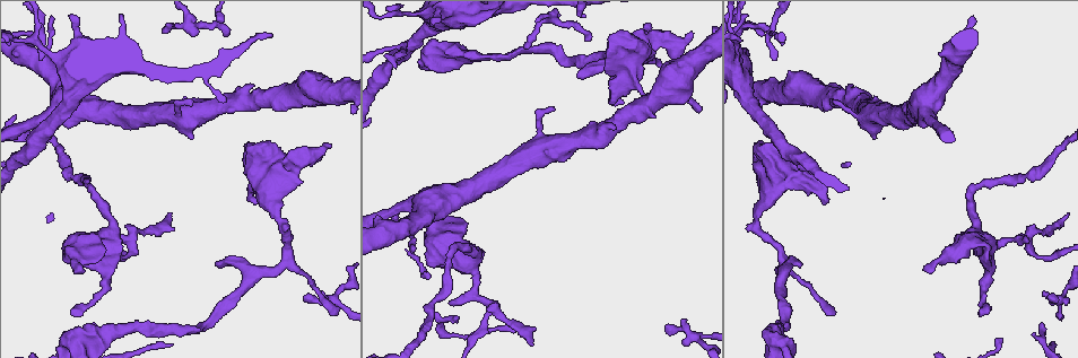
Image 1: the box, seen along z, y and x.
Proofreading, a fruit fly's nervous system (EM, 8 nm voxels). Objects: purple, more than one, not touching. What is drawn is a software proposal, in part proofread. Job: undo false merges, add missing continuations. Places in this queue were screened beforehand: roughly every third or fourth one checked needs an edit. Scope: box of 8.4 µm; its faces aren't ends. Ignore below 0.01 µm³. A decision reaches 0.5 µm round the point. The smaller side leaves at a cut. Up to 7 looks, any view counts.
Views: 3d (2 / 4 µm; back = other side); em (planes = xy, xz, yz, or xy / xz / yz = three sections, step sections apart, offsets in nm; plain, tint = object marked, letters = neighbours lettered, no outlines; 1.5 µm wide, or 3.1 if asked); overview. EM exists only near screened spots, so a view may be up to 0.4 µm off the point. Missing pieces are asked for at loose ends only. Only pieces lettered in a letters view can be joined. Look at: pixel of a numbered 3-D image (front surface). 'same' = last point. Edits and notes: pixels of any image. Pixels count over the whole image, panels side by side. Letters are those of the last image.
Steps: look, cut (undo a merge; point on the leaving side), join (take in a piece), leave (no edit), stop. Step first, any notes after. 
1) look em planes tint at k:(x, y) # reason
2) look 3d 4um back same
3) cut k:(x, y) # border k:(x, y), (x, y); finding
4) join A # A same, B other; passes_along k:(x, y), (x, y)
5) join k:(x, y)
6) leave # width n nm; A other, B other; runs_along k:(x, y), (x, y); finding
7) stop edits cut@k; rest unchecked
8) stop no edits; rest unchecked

look em planes letters at 1:(80, 268) # free end

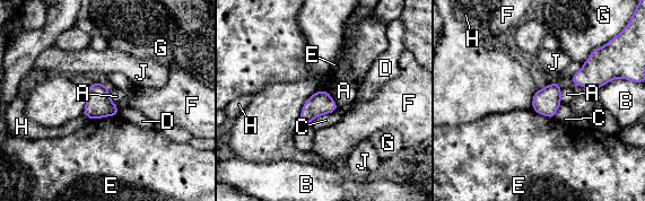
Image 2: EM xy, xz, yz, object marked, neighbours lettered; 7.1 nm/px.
leave # A other, B other, C other, D other, E other, F other, G other, H other, J other; no lettered piece goes on from it

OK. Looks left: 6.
look 3d 2um back at 1:(458, 320) # thin end

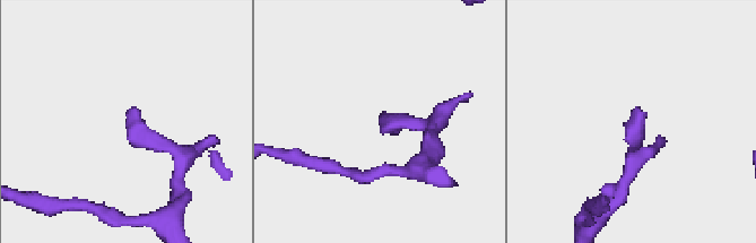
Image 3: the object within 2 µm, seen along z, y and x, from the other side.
look em planes letters at 3:(385, 121) # now the EM

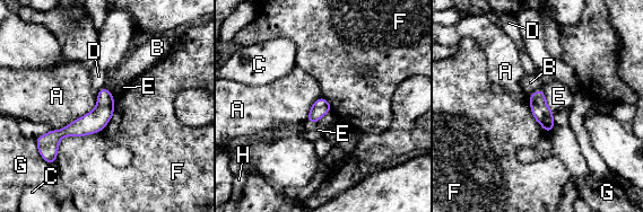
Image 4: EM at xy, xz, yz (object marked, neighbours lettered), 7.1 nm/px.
leave # width 120 nm; A other, B other, C other, D other, E other, F other, G other, H other; runs_along 4:(109, 95), (86, 125), (49, 142); no lettered piece goes on from it

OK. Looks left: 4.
look em planes tint at 1:(642, 92) # free end

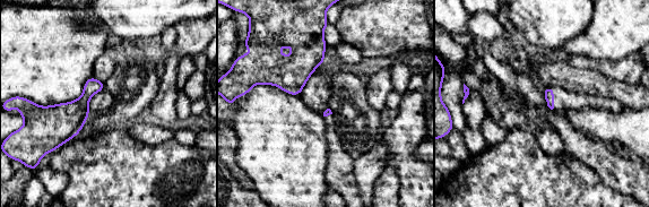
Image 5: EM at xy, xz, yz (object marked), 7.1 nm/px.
look em planes letters same

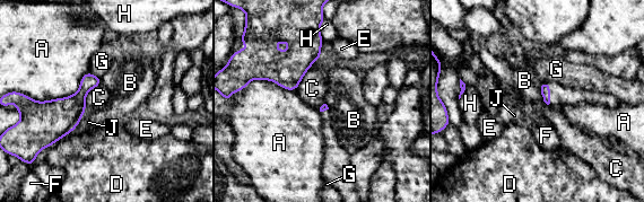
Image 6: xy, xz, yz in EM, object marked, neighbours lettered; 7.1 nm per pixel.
leave # A other, B other, C other, D other, E other, F other, G other, H other, J other; border 6:(541, 81), (540, 94), (544, 100); none of them fits

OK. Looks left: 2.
stop no edits; rest unchecked

